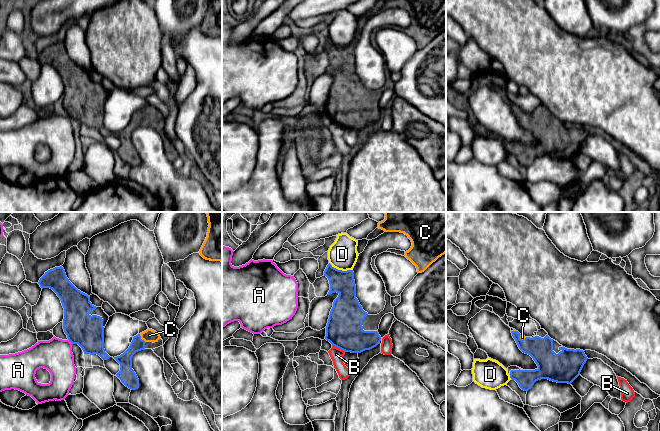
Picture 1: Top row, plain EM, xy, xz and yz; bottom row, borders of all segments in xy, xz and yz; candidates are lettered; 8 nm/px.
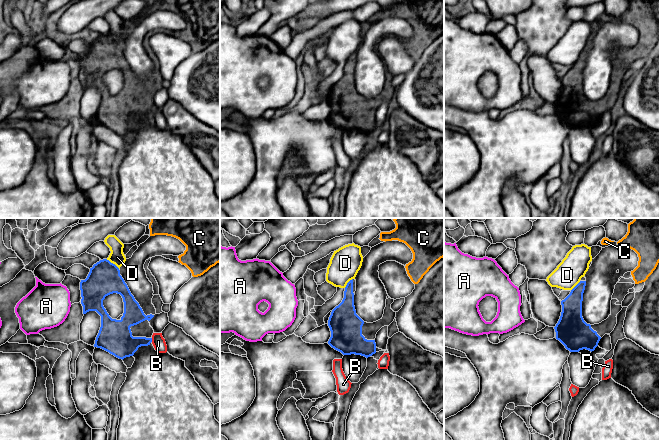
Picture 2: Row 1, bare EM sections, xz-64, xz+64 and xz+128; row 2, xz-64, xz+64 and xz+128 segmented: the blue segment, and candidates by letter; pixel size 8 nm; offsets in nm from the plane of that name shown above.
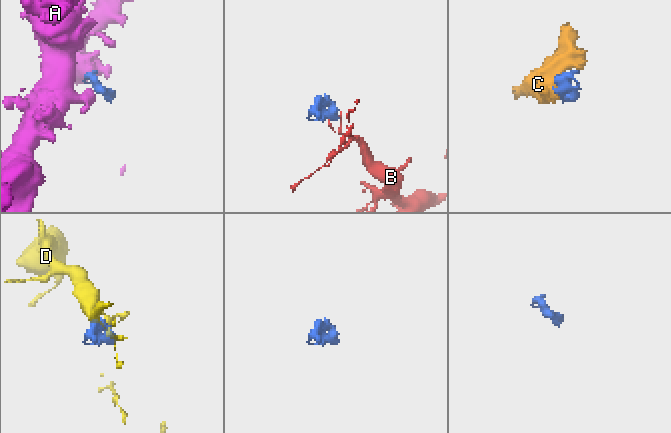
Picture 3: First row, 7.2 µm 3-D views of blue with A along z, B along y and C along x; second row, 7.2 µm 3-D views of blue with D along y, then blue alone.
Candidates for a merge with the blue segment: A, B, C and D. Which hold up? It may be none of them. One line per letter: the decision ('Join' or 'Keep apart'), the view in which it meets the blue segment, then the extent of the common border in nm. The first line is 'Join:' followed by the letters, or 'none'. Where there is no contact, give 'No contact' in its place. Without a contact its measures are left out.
Join: C
A: Keep apart. Touches blue in xy. Shared border 50 nm
B: Keep apart. Touches blue in xz. Shared border 120 nm
C: Join. Touches blue in xy. Shared border 90 nm
D: Keep apart. Touches blue in xz. Shared border 200 nm

